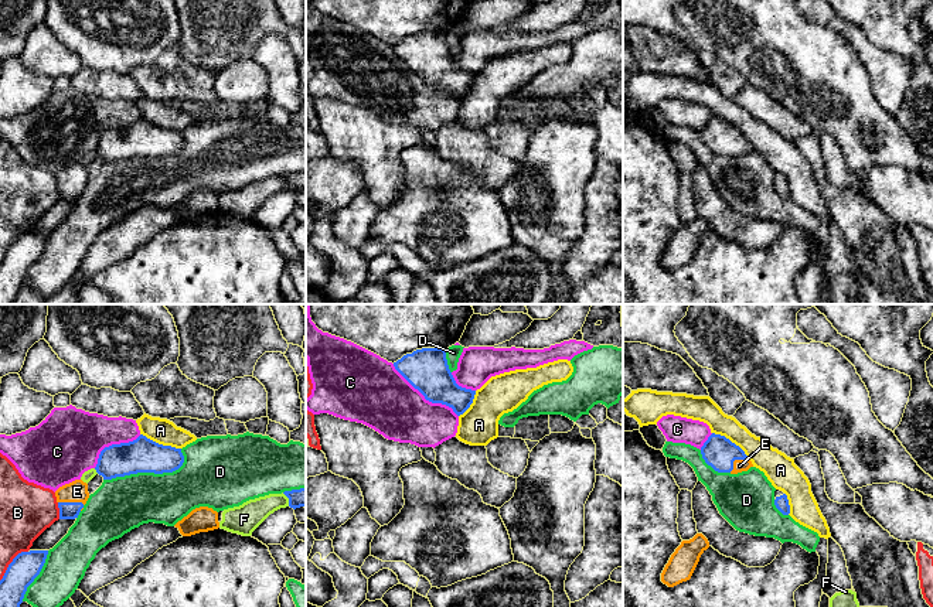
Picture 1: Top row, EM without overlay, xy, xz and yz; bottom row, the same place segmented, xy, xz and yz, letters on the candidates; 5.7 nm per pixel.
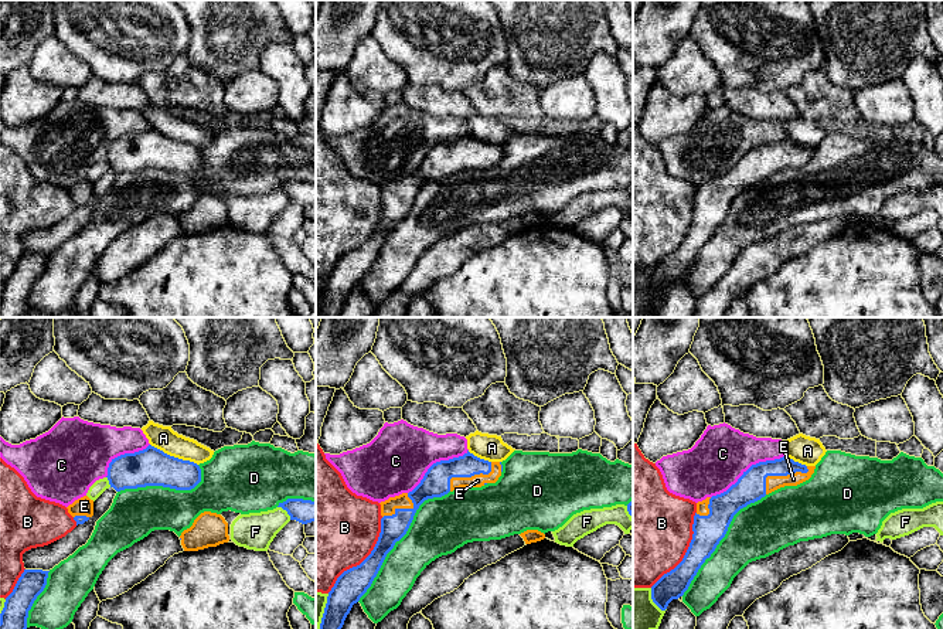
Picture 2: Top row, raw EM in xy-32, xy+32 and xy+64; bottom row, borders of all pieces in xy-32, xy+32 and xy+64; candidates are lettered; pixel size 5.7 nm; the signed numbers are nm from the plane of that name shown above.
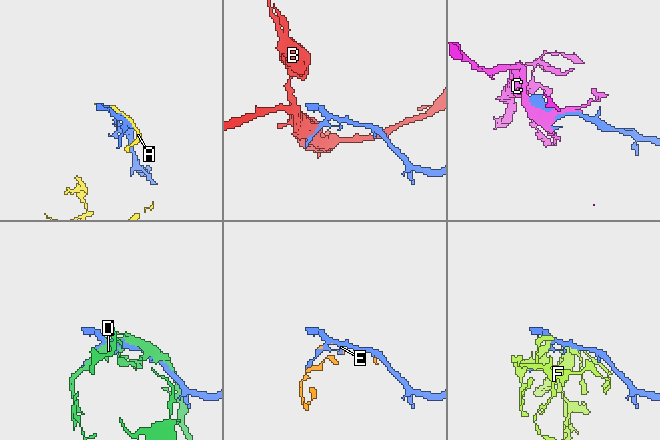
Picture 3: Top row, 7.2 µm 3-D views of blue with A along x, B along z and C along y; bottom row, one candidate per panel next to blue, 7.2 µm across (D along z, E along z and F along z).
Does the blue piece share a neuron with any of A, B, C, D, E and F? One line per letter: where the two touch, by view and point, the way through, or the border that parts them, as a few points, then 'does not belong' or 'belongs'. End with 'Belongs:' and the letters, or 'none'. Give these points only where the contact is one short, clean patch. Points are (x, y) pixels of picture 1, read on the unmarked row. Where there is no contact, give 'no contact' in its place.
A: xy (160, 128) | does not belong
B: xy (10, 246) | does not belong
C: xz (425, 81) | does not belong
D: xy (146, 154) | does not belong
E: xy (71, 186) | belongs
F: xy (96, 154) | does not belong
Belongs: E

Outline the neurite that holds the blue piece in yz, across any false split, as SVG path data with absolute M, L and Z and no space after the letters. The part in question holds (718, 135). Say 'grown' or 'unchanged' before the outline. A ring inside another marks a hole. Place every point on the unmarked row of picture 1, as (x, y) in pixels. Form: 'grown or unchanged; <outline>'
grown; M712 116L701 130L702 141L718 156L738 157L753 150L745 134L721 117Z

